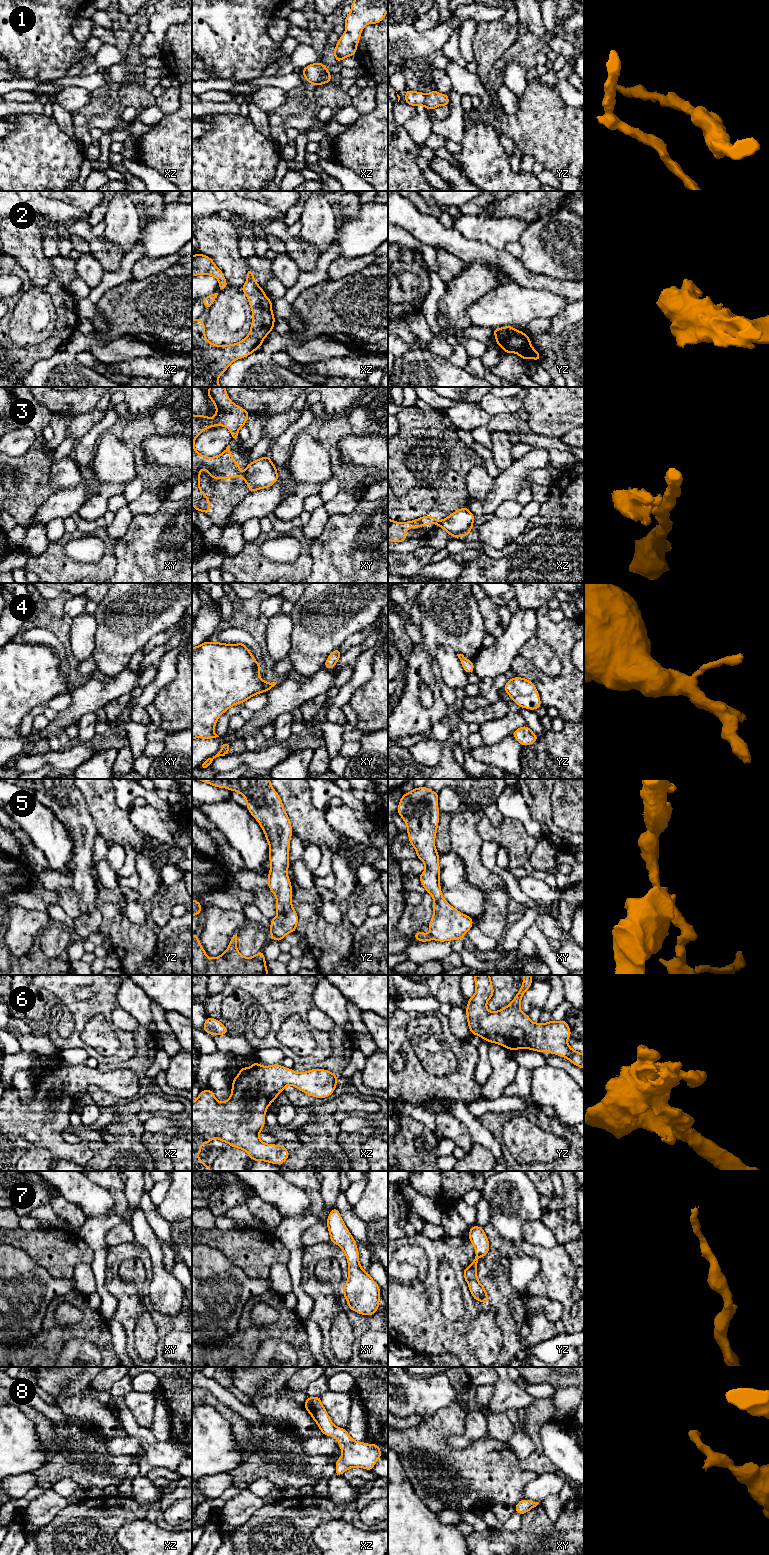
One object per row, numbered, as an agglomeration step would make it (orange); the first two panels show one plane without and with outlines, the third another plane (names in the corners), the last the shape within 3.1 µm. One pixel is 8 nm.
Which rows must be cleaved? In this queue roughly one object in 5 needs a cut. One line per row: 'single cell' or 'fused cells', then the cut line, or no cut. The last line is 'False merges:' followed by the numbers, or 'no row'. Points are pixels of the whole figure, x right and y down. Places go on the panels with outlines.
1: single cell; cut none
2: single cell; cut none
3: fused cells; cut xy (246, 468), (244, 478)
4: single cell; cut none
5: fused cells; cut xy (428, 934), (432, 938)
6: single cell; cut none
7: single cell; cut none
8: single cell; cut none
False merges: 3, 5

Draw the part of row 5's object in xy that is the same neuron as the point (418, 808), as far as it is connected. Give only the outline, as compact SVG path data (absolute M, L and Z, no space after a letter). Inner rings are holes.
M426 786L414 788L401 796L397 812L407 826L410 844L414 847L419 858L425 865L425 871L419 875L420 882L426 892L433 897L433 917L429 922L429 935L439 942L461 940L473 926L473 919L451 906L443 897L440 886L439 853L435 847L435 837L439 824L438 794Z

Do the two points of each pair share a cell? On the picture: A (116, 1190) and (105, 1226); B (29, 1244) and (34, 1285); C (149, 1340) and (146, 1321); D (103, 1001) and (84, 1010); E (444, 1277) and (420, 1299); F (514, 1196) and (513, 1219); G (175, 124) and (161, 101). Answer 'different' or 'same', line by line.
A: different
B: different
C: same
D: same
E: different
F: same
G: different

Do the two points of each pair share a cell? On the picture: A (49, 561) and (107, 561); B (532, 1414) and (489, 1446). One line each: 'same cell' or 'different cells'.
A: same cell
B: different cells

